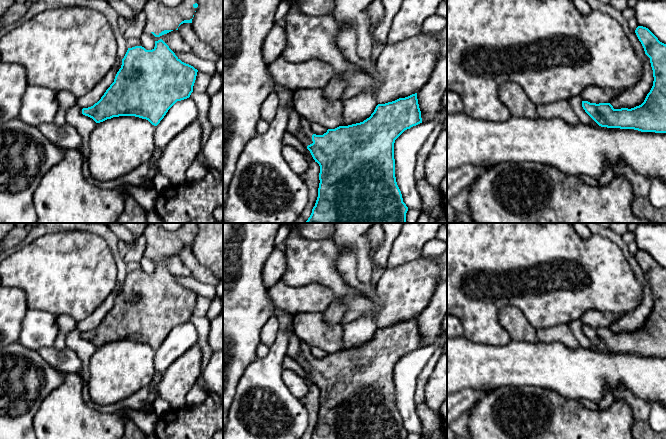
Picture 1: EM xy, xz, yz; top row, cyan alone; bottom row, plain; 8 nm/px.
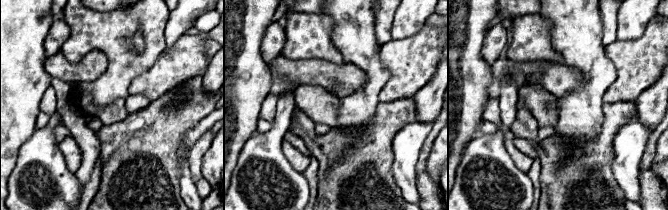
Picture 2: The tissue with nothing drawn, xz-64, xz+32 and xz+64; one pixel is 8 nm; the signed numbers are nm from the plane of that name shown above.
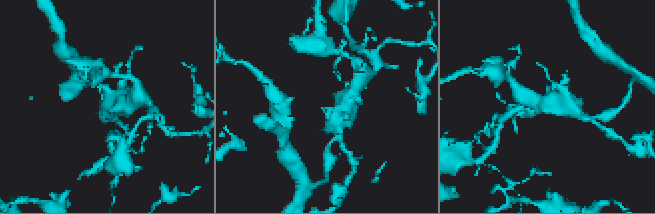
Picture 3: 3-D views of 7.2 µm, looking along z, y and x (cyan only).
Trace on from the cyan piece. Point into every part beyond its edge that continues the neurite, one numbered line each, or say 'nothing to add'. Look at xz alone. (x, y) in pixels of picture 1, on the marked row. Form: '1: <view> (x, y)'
1: xz (305, 133)

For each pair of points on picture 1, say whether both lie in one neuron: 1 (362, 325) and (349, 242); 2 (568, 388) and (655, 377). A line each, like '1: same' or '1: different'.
1: same
2: same

